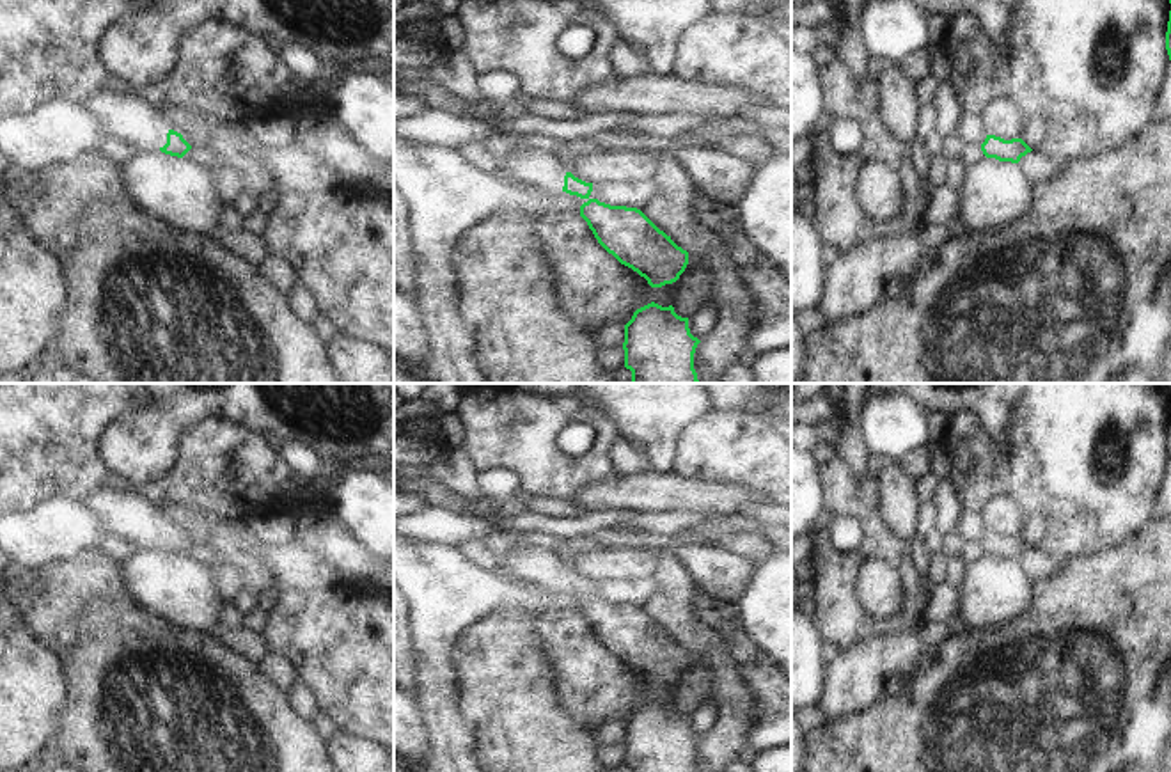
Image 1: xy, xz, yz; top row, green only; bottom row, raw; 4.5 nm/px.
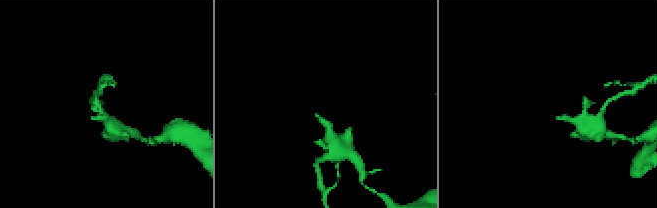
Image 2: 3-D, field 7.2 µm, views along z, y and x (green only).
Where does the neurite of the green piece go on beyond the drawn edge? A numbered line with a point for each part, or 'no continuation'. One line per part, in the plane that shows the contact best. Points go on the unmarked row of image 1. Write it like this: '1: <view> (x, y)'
no continuation

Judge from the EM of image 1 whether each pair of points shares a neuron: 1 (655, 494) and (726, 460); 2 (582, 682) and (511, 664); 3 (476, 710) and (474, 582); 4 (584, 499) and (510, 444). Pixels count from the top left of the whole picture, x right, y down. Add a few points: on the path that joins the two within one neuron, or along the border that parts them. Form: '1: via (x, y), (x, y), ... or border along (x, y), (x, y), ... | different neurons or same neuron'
1: border along (671, 472), (682, 478), (714, 480), (731, 487) | different neurons
2: border along (538, 636), (561, 705), (570, 714) | different neurons
3: border along (515, 613), (471, 623), (451, 659) | different neurons
4: border along (614, 474), (586, 483), (570, 499) | different neurons

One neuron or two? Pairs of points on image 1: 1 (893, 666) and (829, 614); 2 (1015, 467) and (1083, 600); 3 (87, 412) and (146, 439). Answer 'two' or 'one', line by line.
1: two
2: two
3: two

